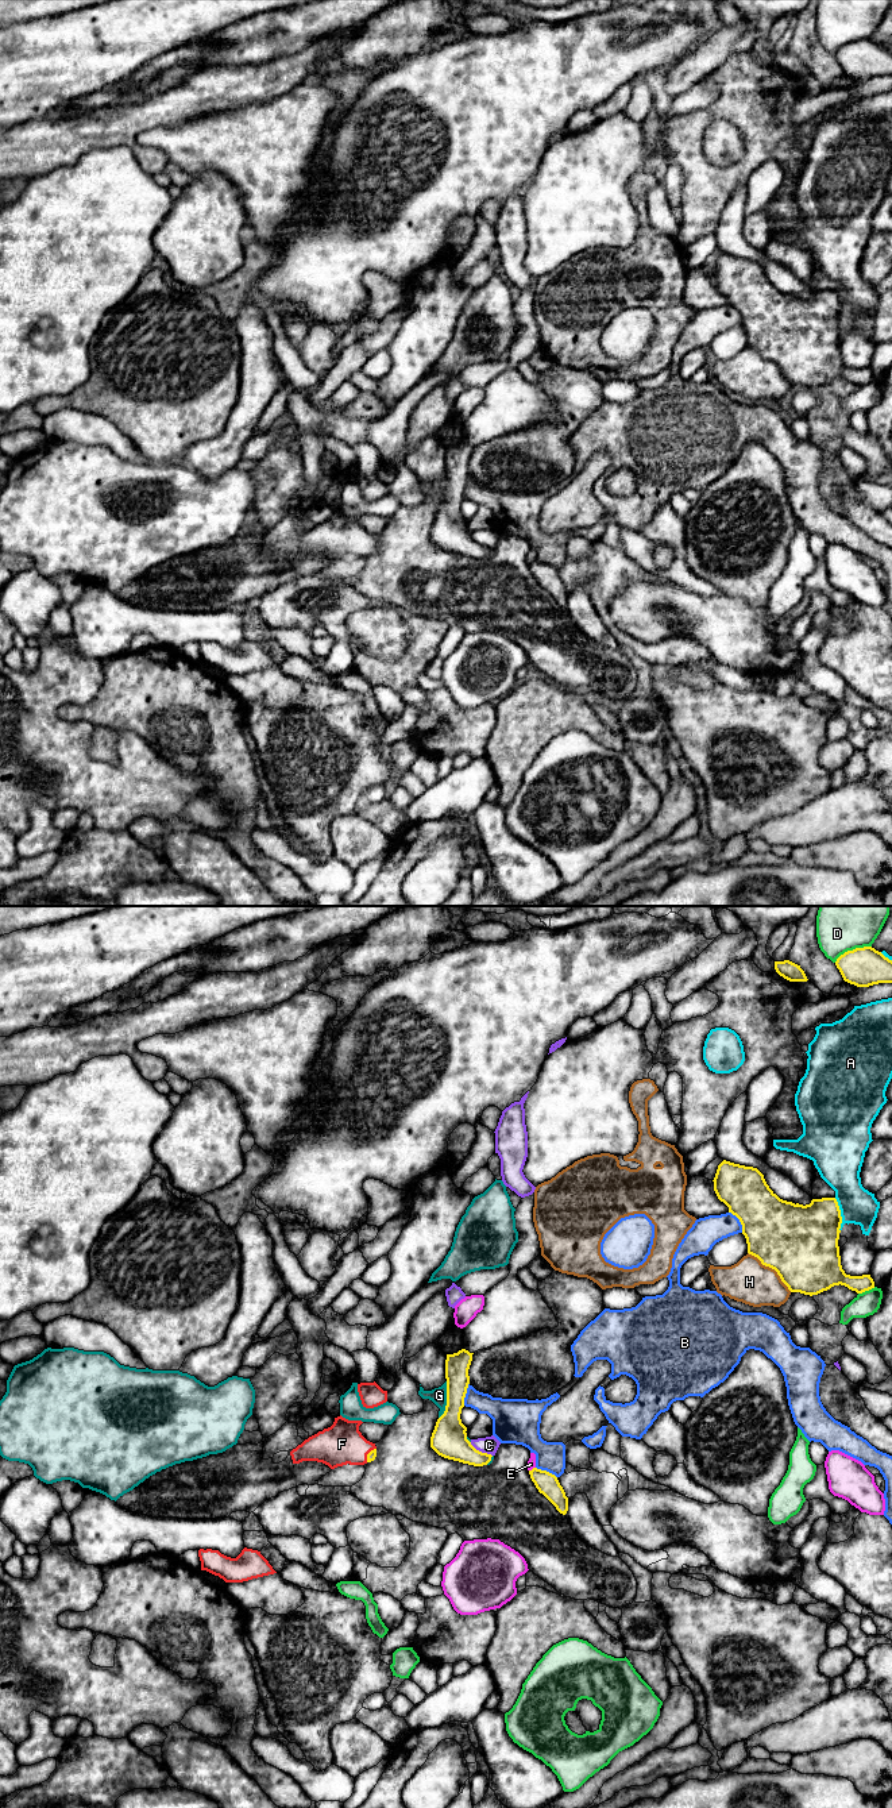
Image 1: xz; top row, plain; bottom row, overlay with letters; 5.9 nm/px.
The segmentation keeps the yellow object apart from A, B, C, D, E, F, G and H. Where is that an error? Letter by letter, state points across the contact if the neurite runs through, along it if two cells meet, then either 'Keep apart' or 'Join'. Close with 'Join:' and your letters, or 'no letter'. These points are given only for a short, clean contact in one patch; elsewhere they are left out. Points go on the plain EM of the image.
A: Keep apart
B: Keep apart
C: Keep apart
D: Keep apart
E: Keep apart
F: Path across: xz (371, 548), (367, 547), (342, 536). Join
G: Keep apart
H: Keep apart
Join: F

